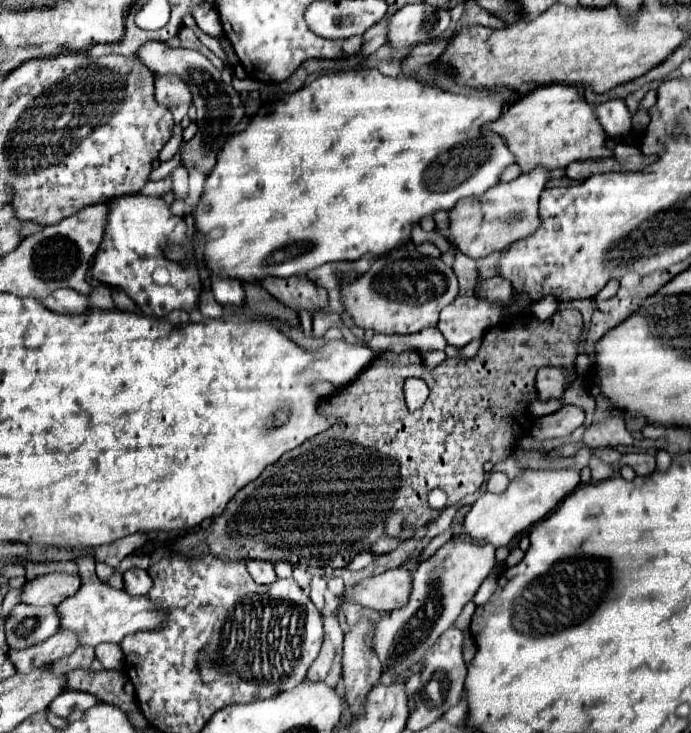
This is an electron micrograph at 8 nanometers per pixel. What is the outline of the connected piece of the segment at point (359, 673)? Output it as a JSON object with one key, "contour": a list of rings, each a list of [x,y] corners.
{"contour":[[[365,618],[345,634],[343,646],[343,686],[347,690],[347,700],[353,714],[361,714],[365,696],[379,682],[381,662],[373,654],[373,648],[365,644],[365,638],[371,638],[373,624]]]}

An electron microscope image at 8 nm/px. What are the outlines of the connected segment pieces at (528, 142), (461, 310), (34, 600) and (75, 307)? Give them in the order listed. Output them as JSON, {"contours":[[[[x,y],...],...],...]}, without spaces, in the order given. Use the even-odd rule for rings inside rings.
{"contours":[[[[549,84],[541,86],[525,96],[521,96],[517,102],[513,102],[495,122],[487,124],[487,130],[499,134],[505,142],[507,148],[515,156],[515,164],[521,168],[521,172],[529,172],[535,166],[543,166],[545,170],[555,170],[555,168],[565,168],[573,160],[603,160],[609,158],[611,152],[605,148],[605,132],[601,124],[597,122],[597,116],[593,114],[591,104],[587,104],[581,96],[581,92],[575,86],[567,84]]],[[[461,296],[441,310],[441,334],[451,346],[463,348],[495,328],[505,310],[507,306],[491,306],[487,300]]],[[[47,574],[27,580],[21,592],[21,602],[31,606],[59,606],[65,598],[73,596],[81,588],[79,576],[71,574]]],[[[69,288],[55,290],[51,296],[47,296],[43,300],[43,304],[57,314],[83,314],[83,312],[91,310],[89,300],[83,294],[69,290]]]]}

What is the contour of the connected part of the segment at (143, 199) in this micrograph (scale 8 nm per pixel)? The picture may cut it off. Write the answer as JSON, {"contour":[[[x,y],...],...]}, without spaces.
{"contour":[[[123,196],[109,204],[109,220],[103,242],[95,254],[93,278],[131,296],[145,316],[163,318],[171,310],[191,312],[199,302],[201,280],[197,266],[171,262],[163,256],[167,244],[189,244],[191,230],[185,218],[173,216],[159,196]]]}

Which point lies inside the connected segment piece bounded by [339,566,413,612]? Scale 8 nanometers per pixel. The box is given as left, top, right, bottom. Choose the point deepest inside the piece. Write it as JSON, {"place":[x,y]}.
{"place":[389,590]}

